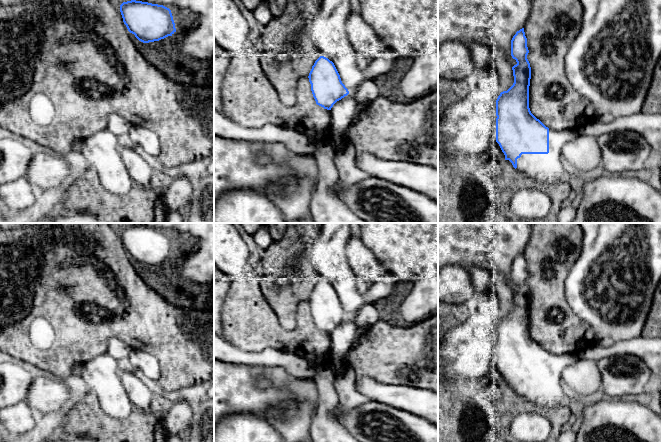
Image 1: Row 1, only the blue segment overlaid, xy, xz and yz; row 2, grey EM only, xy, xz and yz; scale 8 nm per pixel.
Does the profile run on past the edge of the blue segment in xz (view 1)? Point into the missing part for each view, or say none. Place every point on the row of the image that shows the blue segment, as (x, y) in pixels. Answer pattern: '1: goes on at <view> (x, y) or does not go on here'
1: does not go on here

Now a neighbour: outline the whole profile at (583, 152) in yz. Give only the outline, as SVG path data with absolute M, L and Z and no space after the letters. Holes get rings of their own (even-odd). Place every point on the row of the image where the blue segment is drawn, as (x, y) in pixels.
M579 134L567 142L561 151L575 172L589 171L601 163L601 149L597 137Z

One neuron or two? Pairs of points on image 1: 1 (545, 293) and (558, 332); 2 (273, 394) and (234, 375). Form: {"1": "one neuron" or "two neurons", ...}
{"1": "one neuron", "2": "one neuron"}

